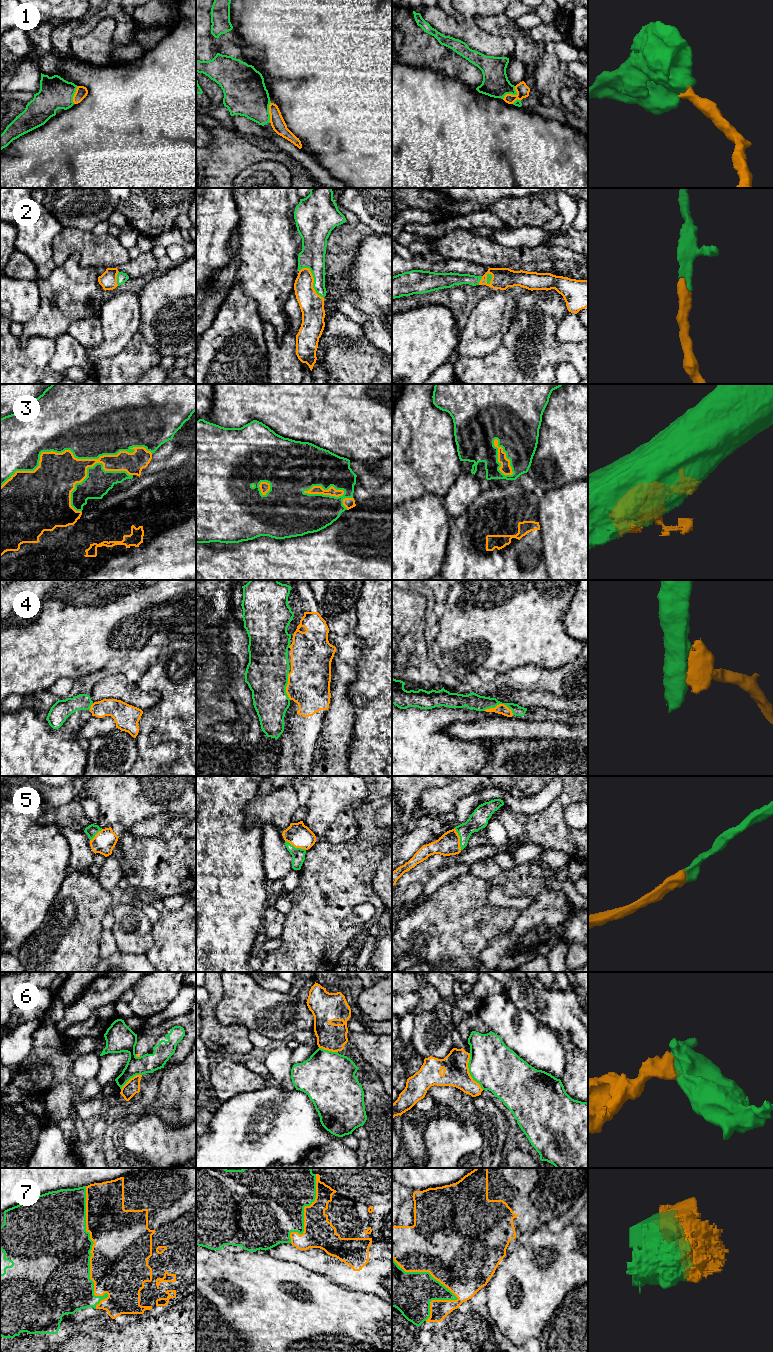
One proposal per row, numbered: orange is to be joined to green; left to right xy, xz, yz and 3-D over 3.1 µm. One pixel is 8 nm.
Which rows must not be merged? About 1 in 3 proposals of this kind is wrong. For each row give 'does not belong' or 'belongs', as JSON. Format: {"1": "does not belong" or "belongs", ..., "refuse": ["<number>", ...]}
{"1": "does not belong", "2": "belongs", "3": "belongs", "4": "belongs", "5": "belongs", "6": "does not belong", "7": "belongs", "refuse": ["1", "6"]}

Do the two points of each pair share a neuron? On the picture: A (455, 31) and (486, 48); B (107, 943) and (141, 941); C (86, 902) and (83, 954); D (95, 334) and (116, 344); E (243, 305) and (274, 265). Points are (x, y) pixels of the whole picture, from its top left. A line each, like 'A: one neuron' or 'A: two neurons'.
A: one neuron
B: two neurons
C: one neuron
D: two neurons
E: two neurons

